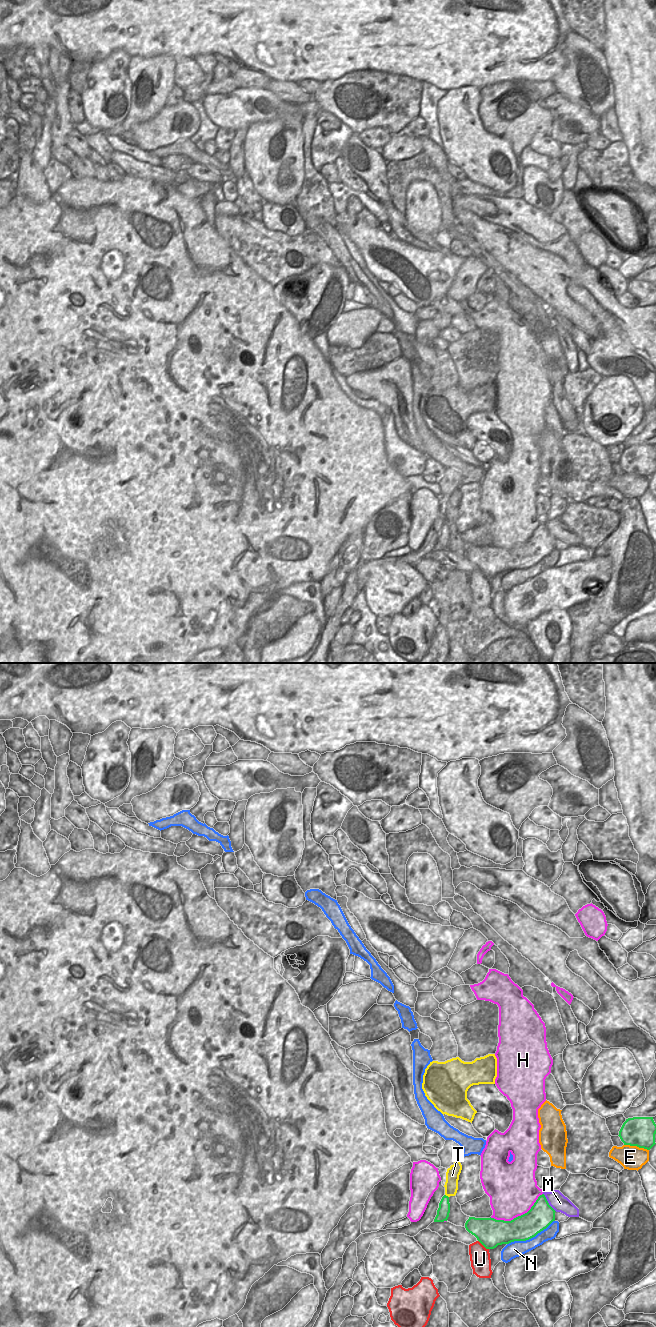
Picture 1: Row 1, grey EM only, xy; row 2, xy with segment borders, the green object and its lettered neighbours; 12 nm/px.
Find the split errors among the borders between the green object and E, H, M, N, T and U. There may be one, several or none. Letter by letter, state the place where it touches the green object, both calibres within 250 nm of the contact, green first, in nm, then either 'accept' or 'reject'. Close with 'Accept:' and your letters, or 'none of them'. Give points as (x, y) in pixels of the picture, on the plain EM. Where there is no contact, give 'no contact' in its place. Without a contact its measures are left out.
E: contact xy (636, 473); calibres 360 and 280 nm; reject
H: contact xy (518, 544); calibres 300 and 500 nm; reject
M: contact xy (547, 530); calibres 300 and 200 nm; reject
N: contact xy (530, 566); calibres 300 and 190 nm; reject
T: contact xy (447, 524); calibres 150 and 170 nm; accept
U: contact xy (483, 573); calibres 340 and 240 nm; reject
Accept: T

